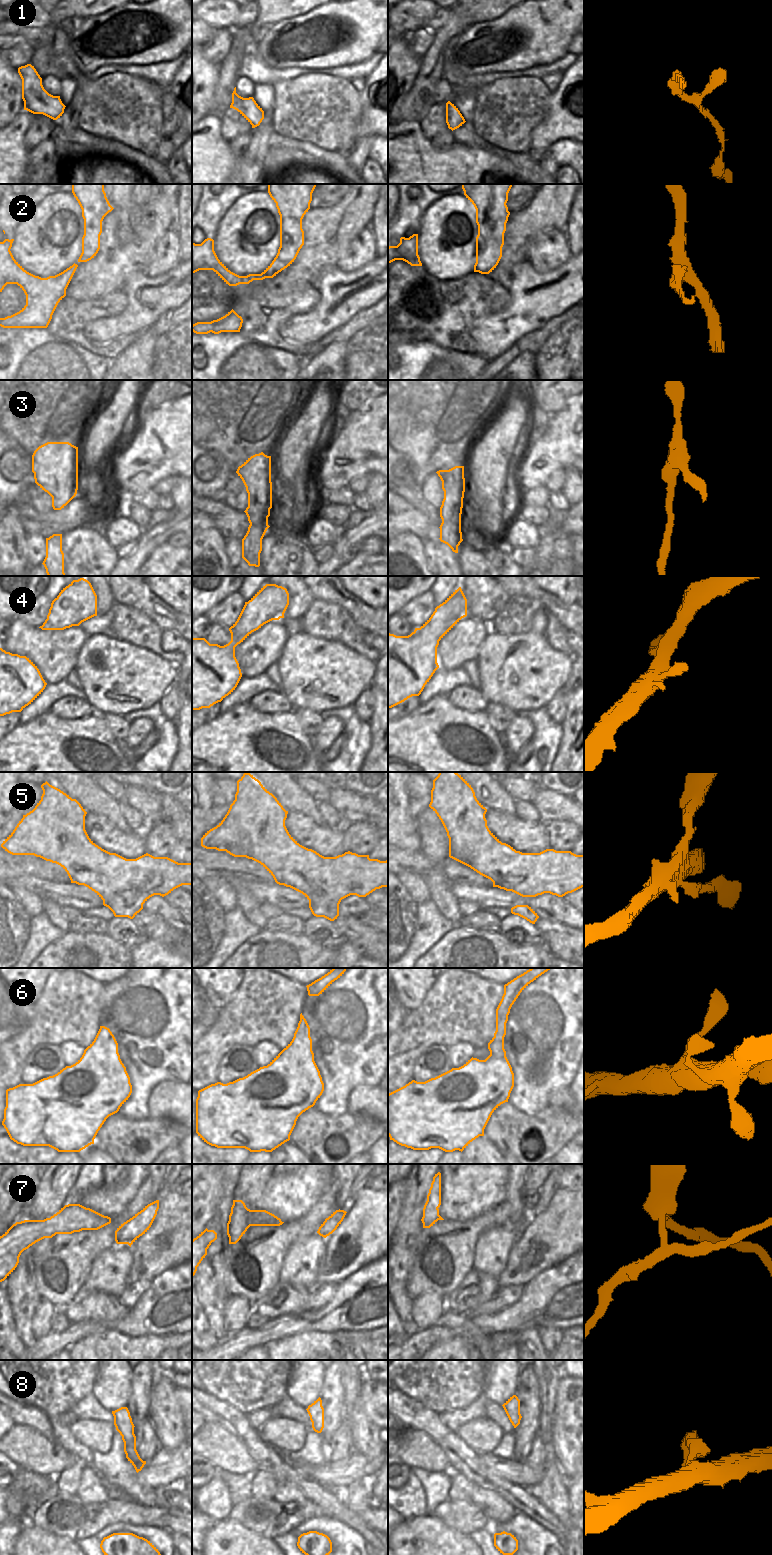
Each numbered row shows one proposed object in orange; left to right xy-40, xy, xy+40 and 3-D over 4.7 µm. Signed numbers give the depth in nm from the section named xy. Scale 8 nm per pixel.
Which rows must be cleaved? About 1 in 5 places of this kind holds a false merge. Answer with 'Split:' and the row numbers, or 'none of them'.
Split: 7

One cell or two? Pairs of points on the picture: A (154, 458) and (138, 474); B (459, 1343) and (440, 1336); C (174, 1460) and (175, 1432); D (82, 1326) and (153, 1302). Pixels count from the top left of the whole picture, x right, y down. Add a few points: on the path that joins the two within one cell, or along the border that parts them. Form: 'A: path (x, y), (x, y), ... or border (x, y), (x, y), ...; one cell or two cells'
A: path (150, 462), (142, 470); one cell
B: border (458, 1335), (445, 1341), (440, 1341), (428, 1348); two cells
C: border (181, 1445), (176, 1448), (159, 1448); two cells
D: path (100, 1327), (129, 1325), (135, 1320); one cell

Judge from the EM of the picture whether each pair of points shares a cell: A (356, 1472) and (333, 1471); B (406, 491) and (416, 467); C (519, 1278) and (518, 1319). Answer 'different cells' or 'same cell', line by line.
A: same cell
B: different cells
C: different cells

